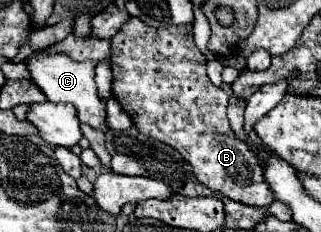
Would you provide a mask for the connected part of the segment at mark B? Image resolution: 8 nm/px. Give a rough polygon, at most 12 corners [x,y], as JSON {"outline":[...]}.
{"outline":[[192,25],[112,37],[112,95],[200,183],[266,207]]}

